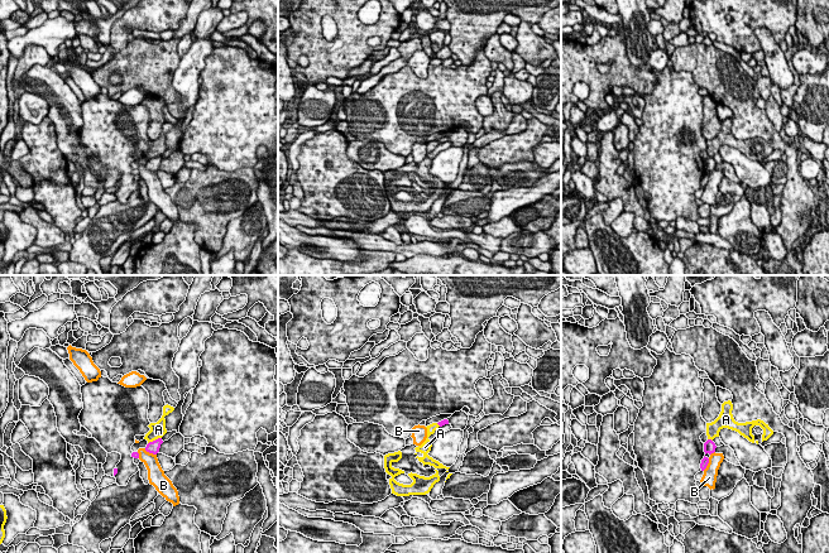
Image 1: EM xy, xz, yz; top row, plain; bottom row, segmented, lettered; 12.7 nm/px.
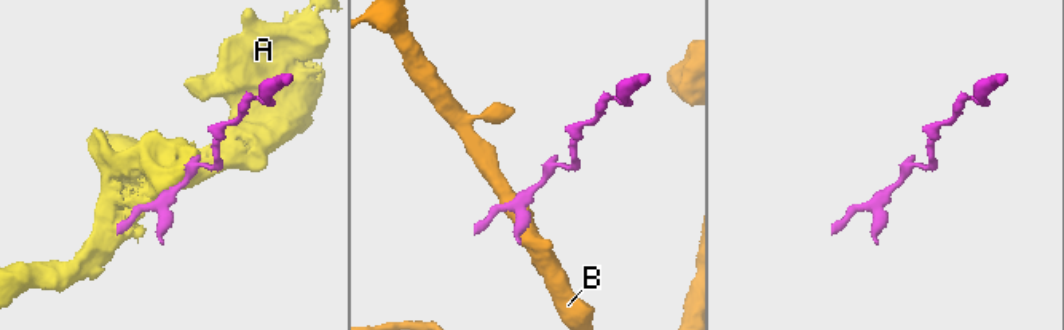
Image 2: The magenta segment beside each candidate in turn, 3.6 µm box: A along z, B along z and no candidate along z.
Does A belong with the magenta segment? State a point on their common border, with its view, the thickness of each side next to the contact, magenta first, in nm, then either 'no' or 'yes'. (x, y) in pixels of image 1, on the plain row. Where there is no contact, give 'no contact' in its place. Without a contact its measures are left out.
contact xy (156, 157); calibres 160 and 190 nm; no

